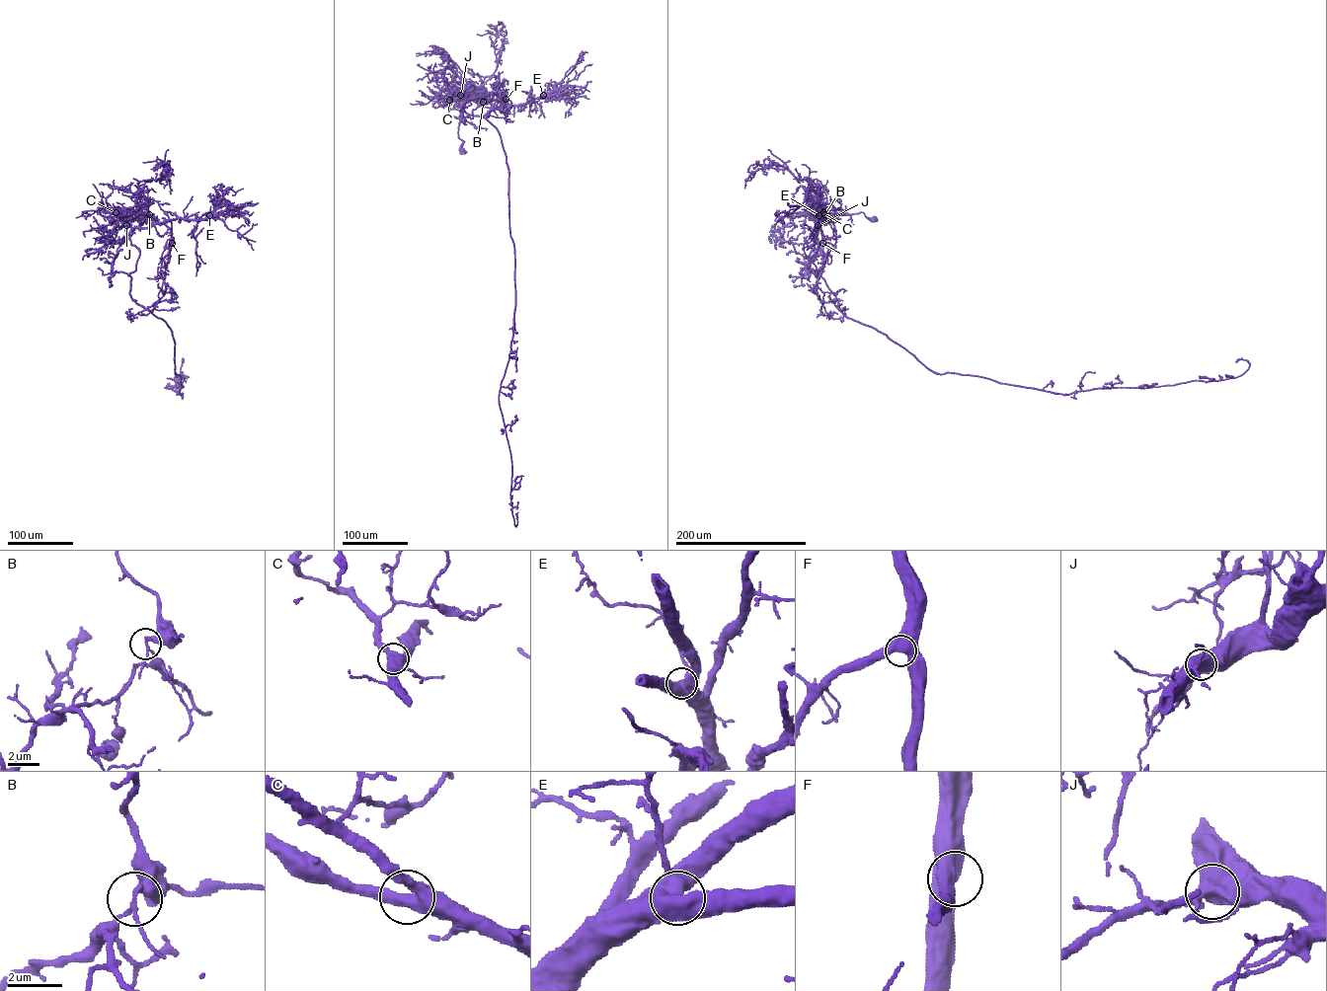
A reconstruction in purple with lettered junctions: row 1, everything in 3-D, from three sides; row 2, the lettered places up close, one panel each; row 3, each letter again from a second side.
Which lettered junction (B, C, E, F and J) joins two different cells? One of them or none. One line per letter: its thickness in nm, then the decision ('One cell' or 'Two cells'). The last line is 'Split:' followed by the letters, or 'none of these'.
B: Thickness 160 nm. Two cells
C: Thickness 480 nm. One cell
E: Thickness 550 nm. One cell
F: Thickness 460 nm. One cell
J: Thickness 480 nm. One cell
Split: B

